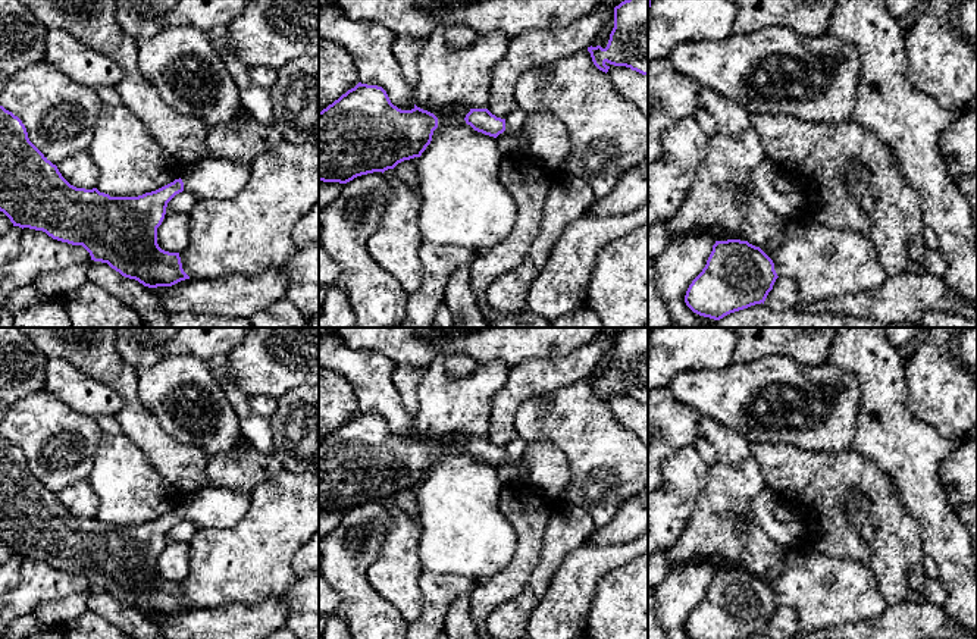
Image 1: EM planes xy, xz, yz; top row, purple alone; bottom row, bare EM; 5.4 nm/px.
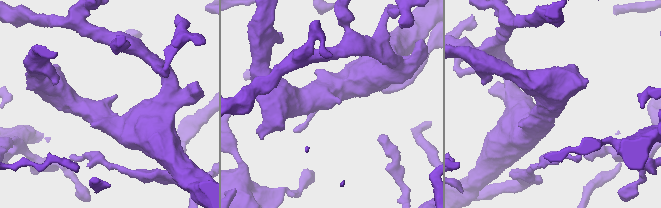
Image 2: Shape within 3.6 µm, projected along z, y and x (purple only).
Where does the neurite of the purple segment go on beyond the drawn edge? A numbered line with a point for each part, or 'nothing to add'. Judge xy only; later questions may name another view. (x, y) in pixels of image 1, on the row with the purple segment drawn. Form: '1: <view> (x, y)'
1: xy (212, 178)

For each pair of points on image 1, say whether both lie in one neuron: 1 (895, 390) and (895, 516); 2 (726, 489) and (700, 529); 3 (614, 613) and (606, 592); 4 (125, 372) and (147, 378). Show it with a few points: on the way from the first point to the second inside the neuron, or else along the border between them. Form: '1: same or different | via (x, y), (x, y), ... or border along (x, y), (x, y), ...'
1: different | border along (874, 463), (891, 479), (896, 498), (916, 519)
2: same | via (723, 500), (710, 513), (710, 519)
3: same | via (614, 608), (614, 601), (610, 597)
4: different | border along (135, 370), (135, 392), (138, 400), (147, 407)

